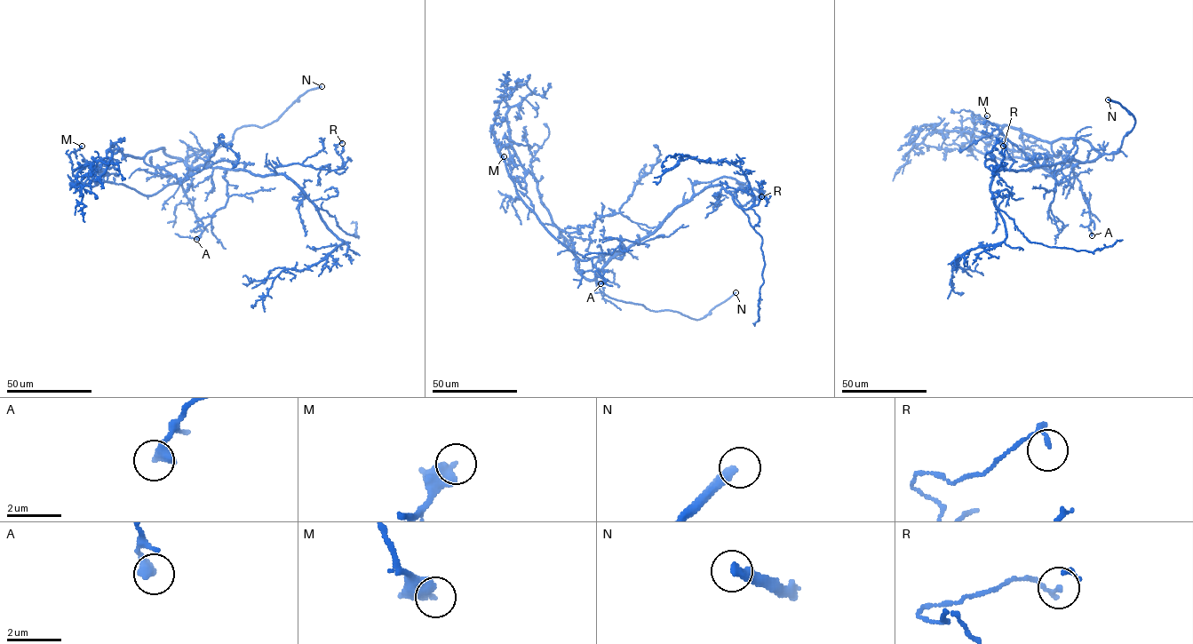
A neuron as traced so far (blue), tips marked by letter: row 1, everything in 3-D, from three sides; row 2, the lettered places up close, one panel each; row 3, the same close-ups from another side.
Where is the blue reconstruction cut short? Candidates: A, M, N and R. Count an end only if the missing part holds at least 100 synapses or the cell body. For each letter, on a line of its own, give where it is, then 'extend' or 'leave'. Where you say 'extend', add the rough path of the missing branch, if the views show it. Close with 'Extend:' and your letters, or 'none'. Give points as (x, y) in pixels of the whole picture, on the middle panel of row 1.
A: place (600, 283); leave
M: place (504, 156); leave
N: place (735, 292); extend; course (735, 292), (752, 283)
R: place (761, 196); leave
Extend: N

